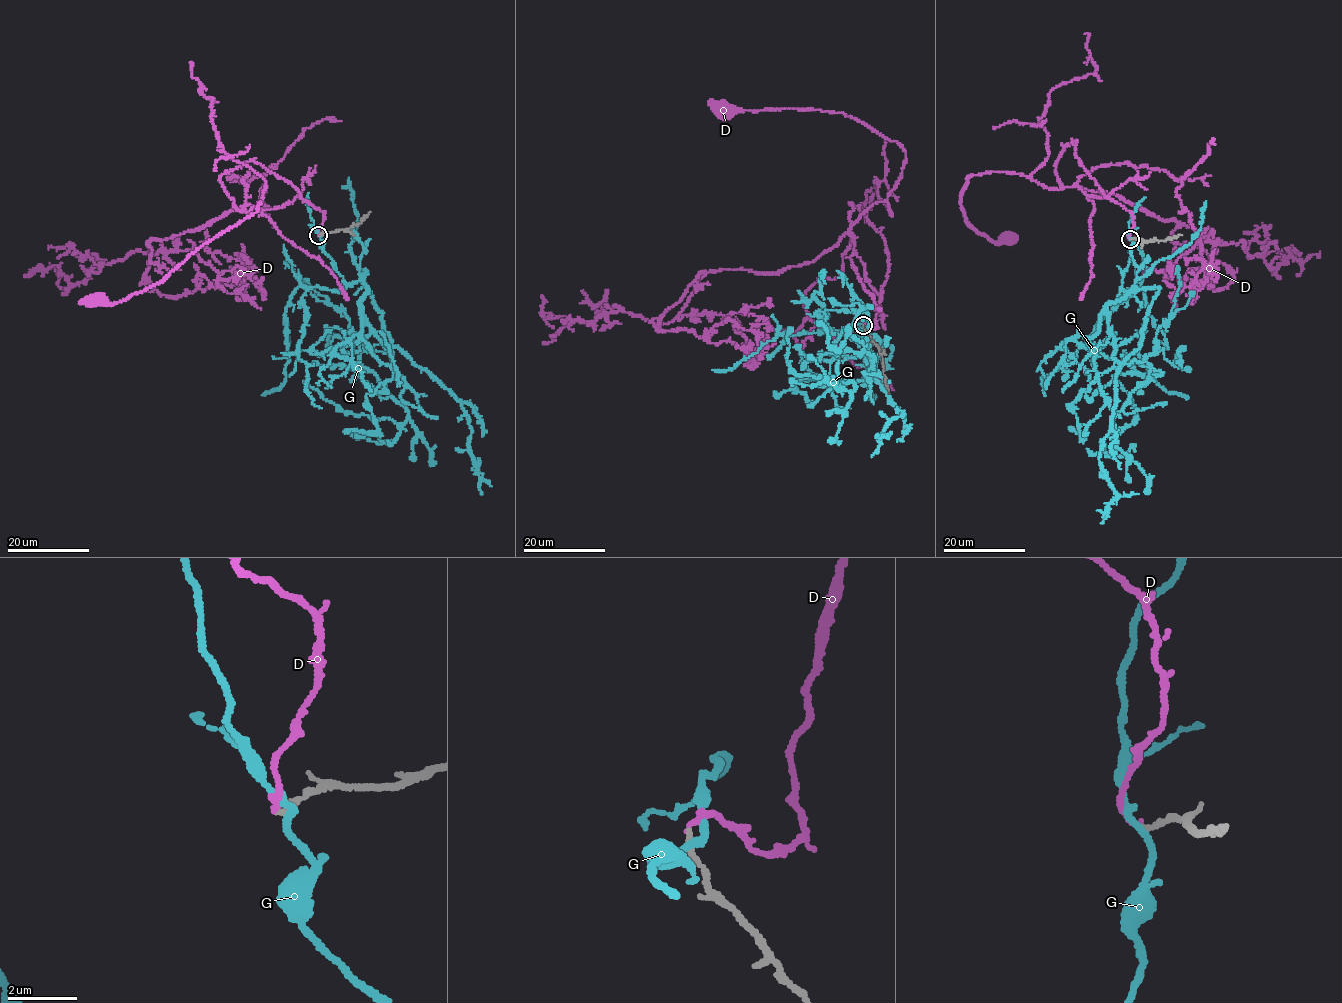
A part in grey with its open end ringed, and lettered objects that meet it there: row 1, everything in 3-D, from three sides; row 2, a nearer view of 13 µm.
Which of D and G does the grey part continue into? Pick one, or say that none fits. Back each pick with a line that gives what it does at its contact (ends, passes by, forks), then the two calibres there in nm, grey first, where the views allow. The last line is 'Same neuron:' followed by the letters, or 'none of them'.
D: it ends; calibres 150 and 150 nm
Same neuron: D

